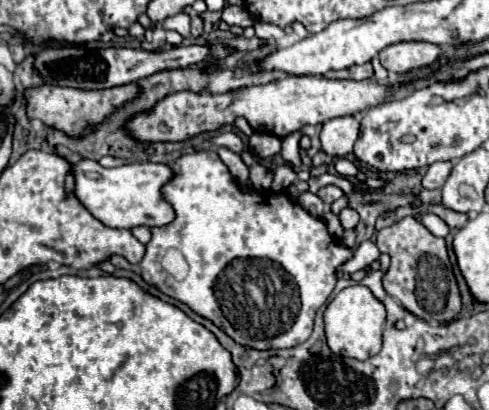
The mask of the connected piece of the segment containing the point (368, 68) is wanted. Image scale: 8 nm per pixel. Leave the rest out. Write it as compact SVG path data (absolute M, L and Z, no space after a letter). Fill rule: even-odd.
M366 62L366 64L360 64L360 66L350 66L350 68L344 68L344 70L330 70L326 74L326 78L348 78L348 80L364 80L364 78L372 78L374 72L372 72L372 64Z

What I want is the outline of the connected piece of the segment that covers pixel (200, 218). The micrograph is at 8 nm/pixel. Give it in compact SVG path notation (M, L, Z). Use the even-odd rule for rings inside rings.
M212 150L180 156L172 164L172 178L160 188L160 192L162 198L174 208L174 220L166 226L154 226L150 230L152 238L146 244L146 256L136 266L120 256L110 256L108 260L118 268L142 272L146 282L158 286L164 294L182 300L196 314L212 320L220 330L224 330L242 346L268 350L302 344L312 334L316 310L328 300L336 286L334 272L338 264L344 264L352 258L352 248L338 244L336 238L328 232L326 222L308 214L298 204L298 200L286 192L254 190L236 184L226 164ZM168 250L182 252L184 260L188 262L188 274L184 280L176 280L162 268L160 260Z

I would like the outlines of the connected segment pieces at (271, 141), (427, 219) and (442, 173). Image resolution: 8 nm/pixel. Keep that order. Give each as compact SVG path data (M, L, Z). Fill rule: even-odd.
M254 134L250 138L250 150L258 158L270 158L270 156L278 154L280 152L280 144L282 144L282 140L276 138L274 134Z
M416 214L414 216L418 222L422 222L434 236L440 236L440 238L446 238L448 236L448 232L450 232L450 228L448 228L448 224L442 220L442 218L438 218L436 214Z
M434 162L422 176L422 186L428 190L442 188L448 178L448 170L452 170L452 162Z

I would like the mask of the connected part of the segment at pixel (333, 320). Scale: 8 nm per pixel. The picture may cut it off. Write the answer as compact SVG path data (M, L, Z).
M354 284L344 288L336 298L328 304L324 312L326 324L326 340L334 354L344 354L356 360L366 360L380 352L382 348L382 324L386 320L384 304L372 294L368 286Z

